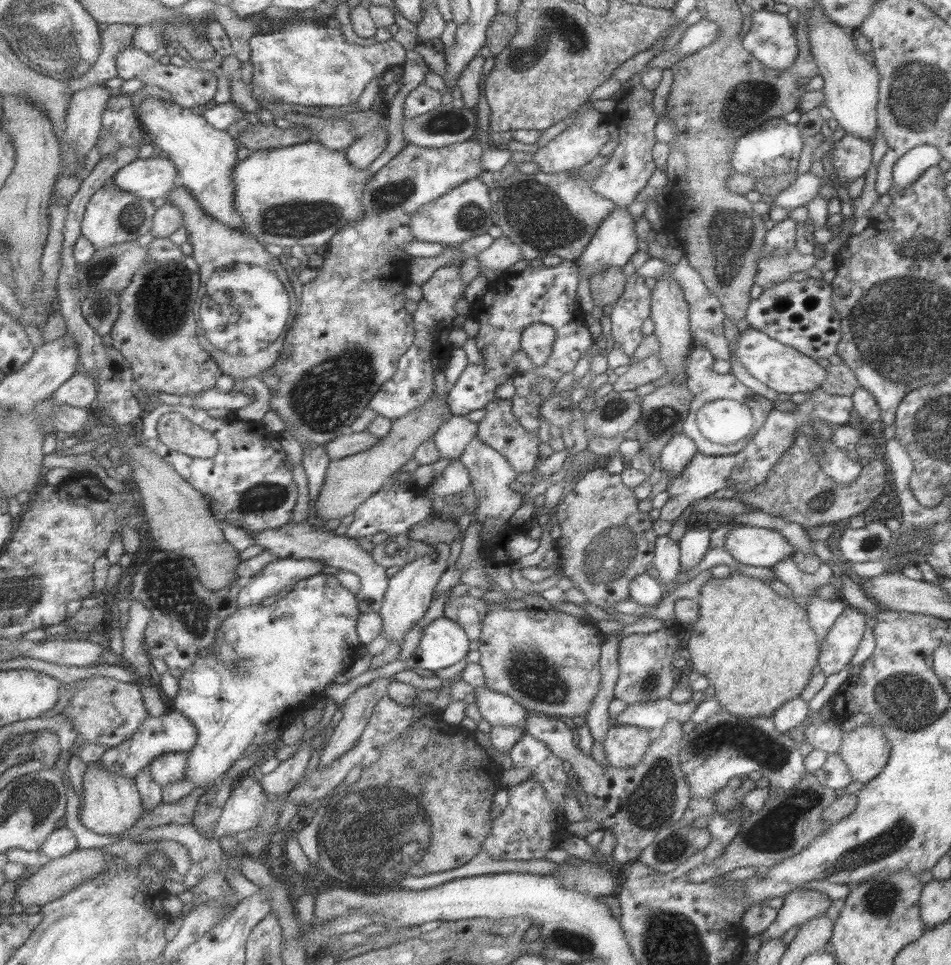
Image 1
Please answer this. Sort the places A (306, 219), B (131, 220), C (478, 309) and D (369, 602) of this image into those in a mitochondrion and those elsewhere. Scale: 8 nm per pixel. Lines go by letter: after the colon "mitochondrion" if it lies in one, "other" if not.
A: mitochondrion
B: mitochondrion
C: other
D: other

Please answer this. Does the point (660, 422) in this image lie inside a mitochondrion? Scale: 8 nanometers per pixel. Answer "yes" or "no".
yes

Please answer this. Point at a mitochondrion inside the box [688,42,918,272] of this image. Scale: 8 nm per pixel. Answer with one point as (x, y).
(751, 99)

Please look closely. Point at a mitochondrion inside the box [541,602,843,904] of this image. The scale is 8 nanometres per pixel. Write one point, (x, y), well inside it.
(775, 832)

